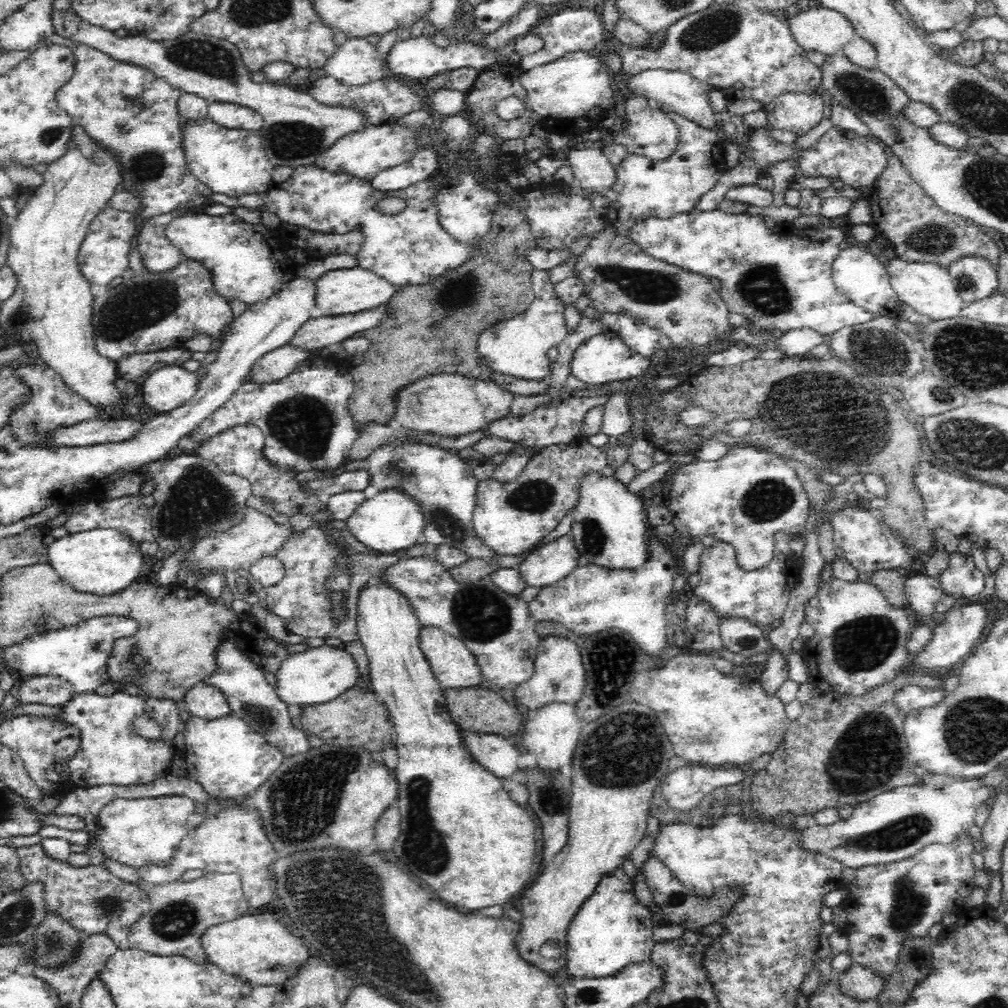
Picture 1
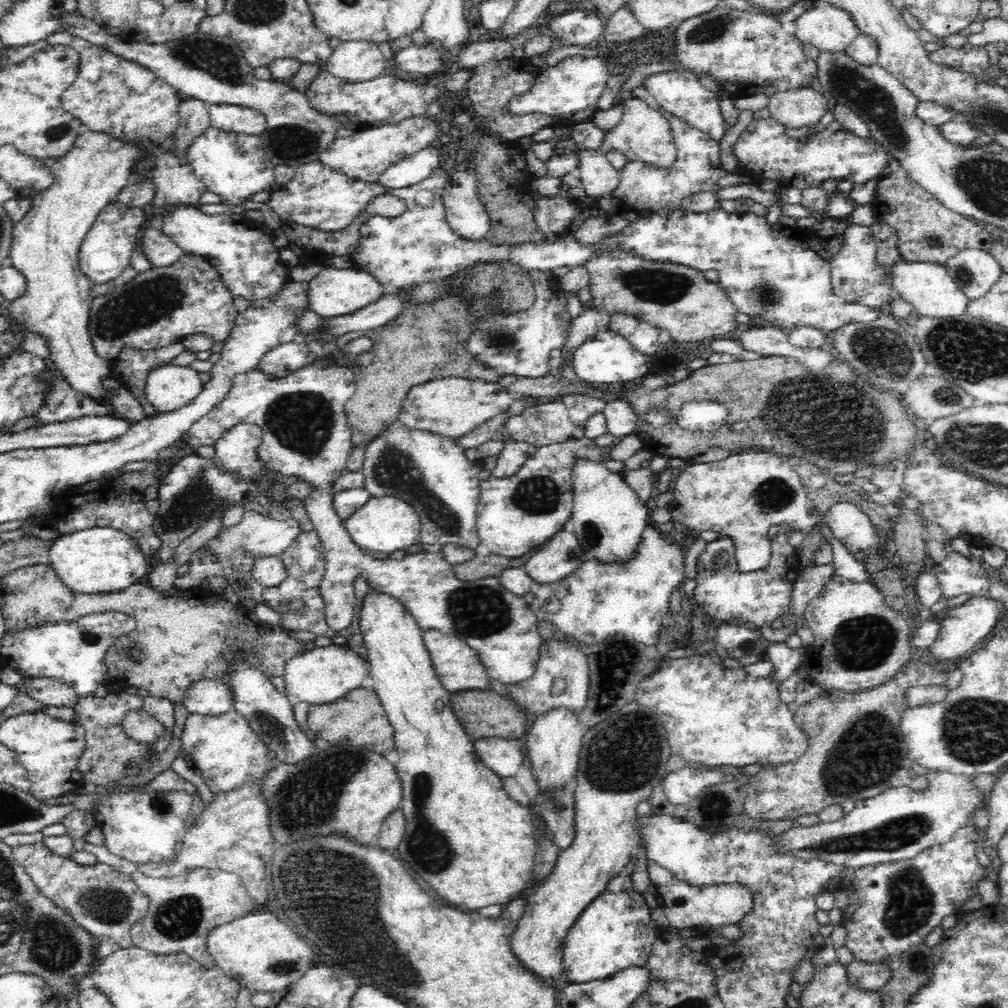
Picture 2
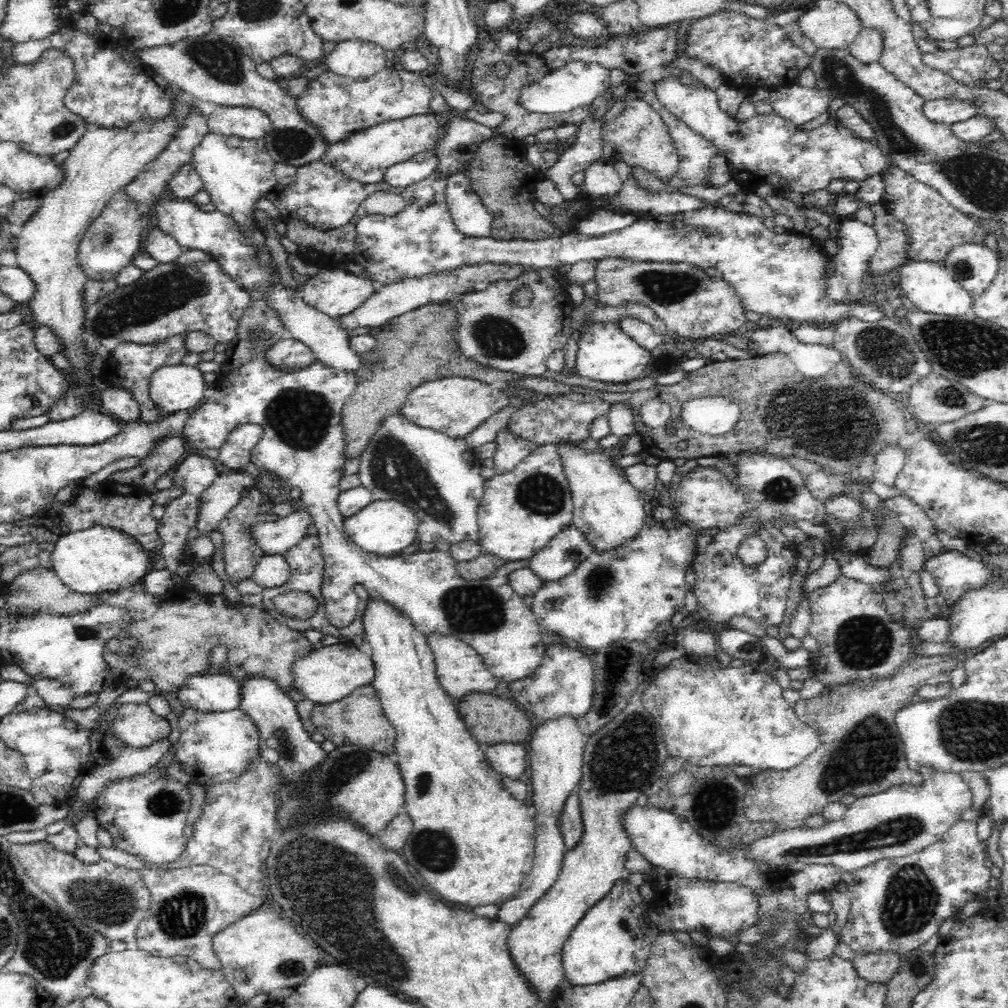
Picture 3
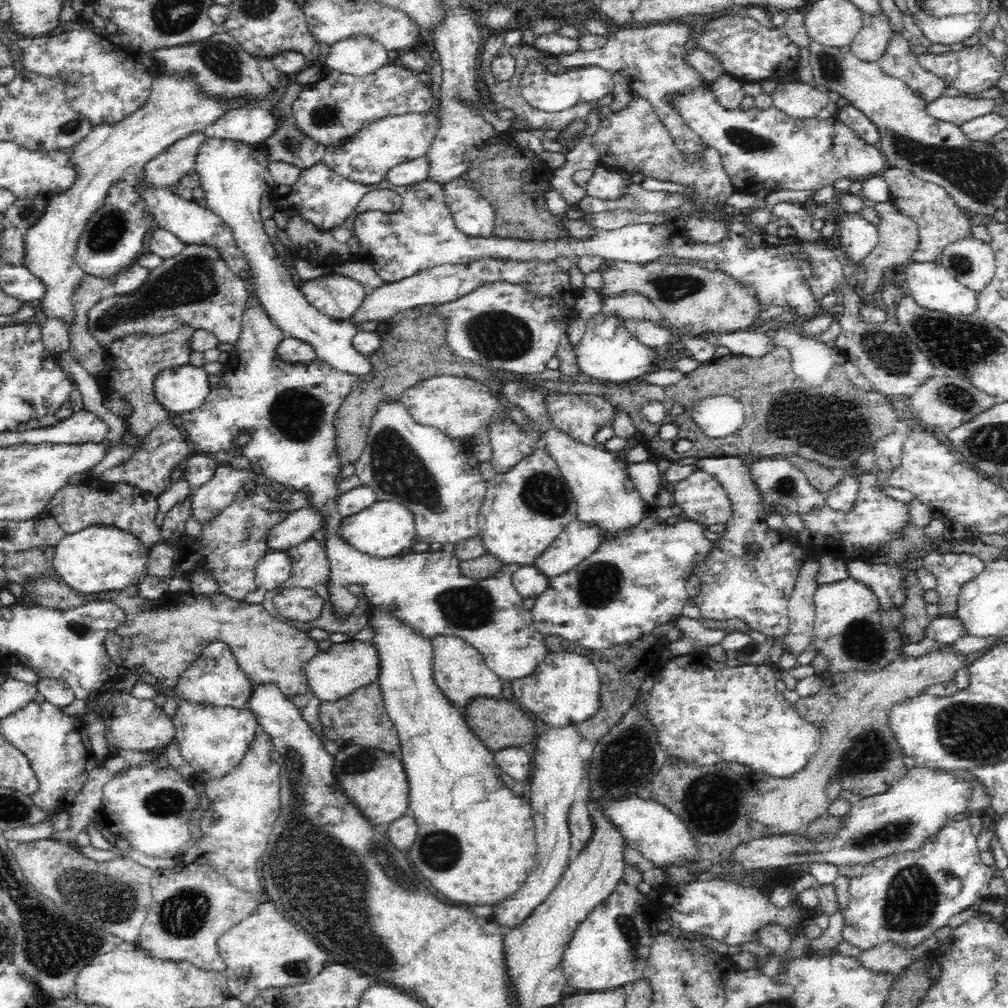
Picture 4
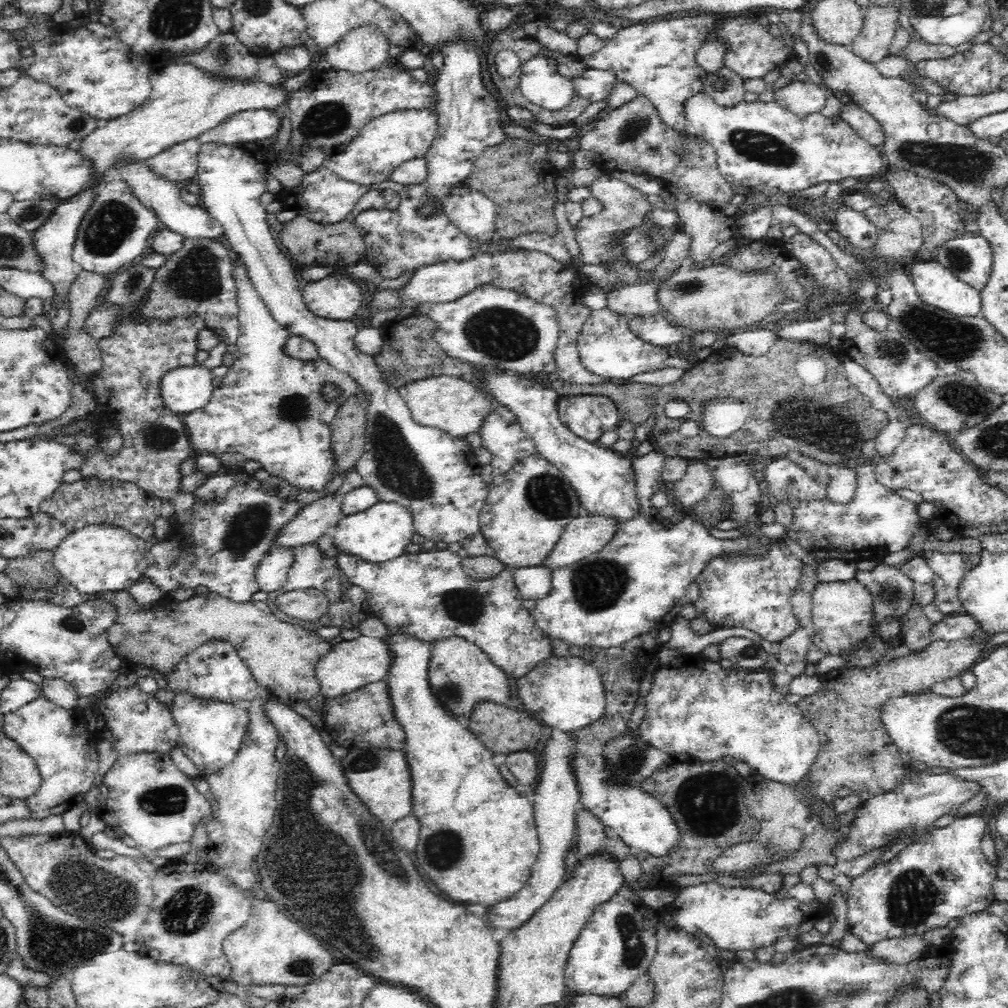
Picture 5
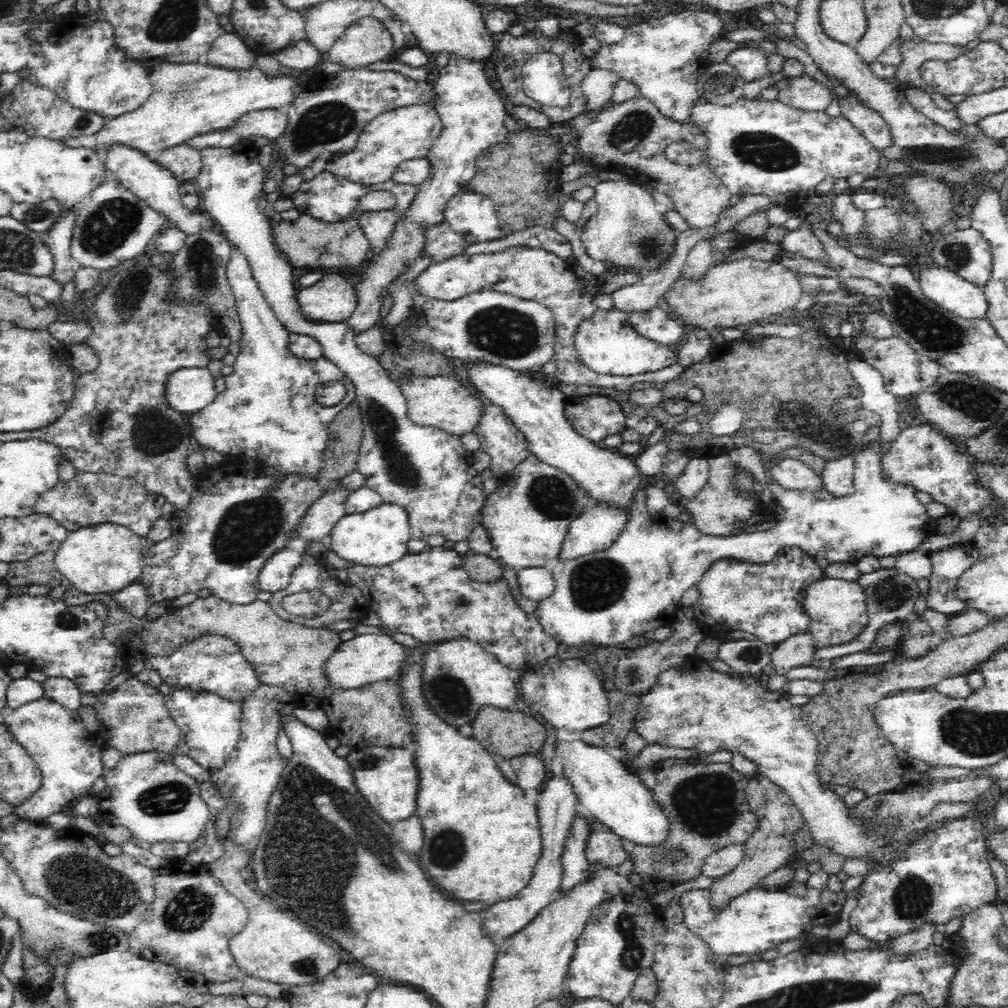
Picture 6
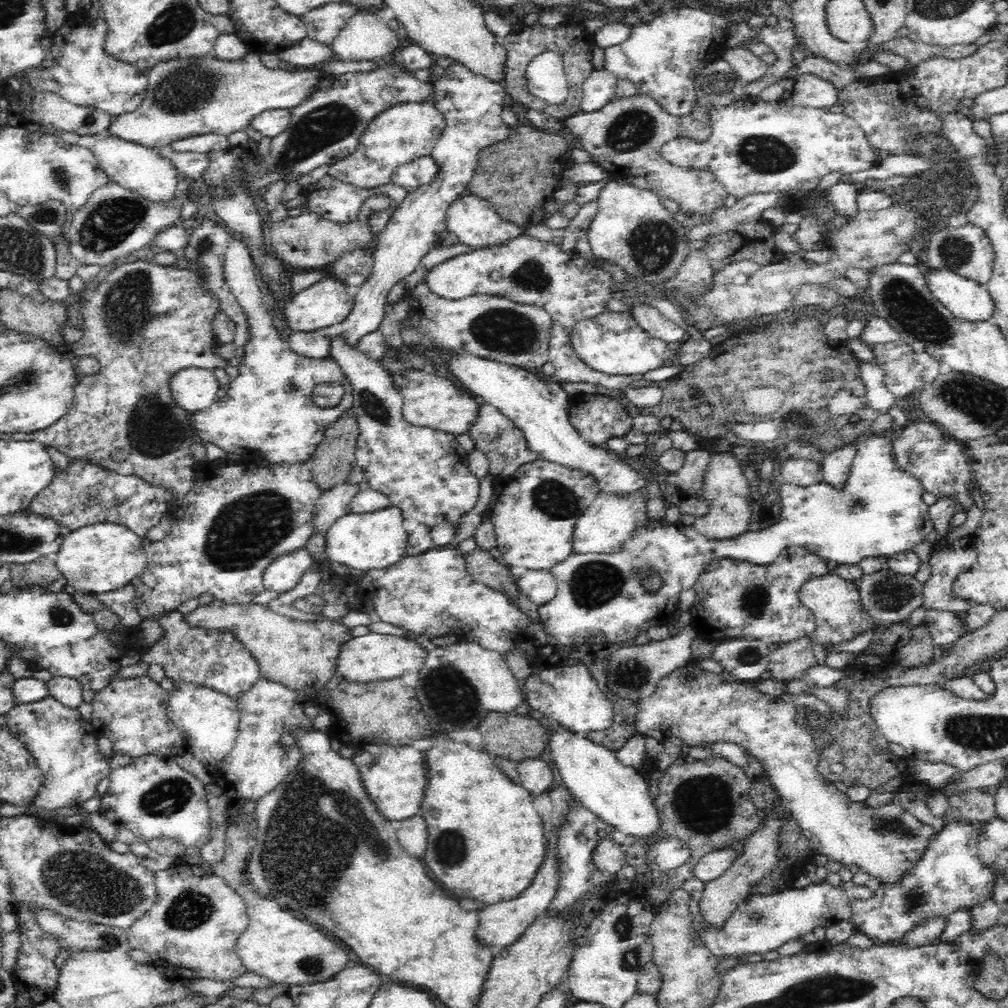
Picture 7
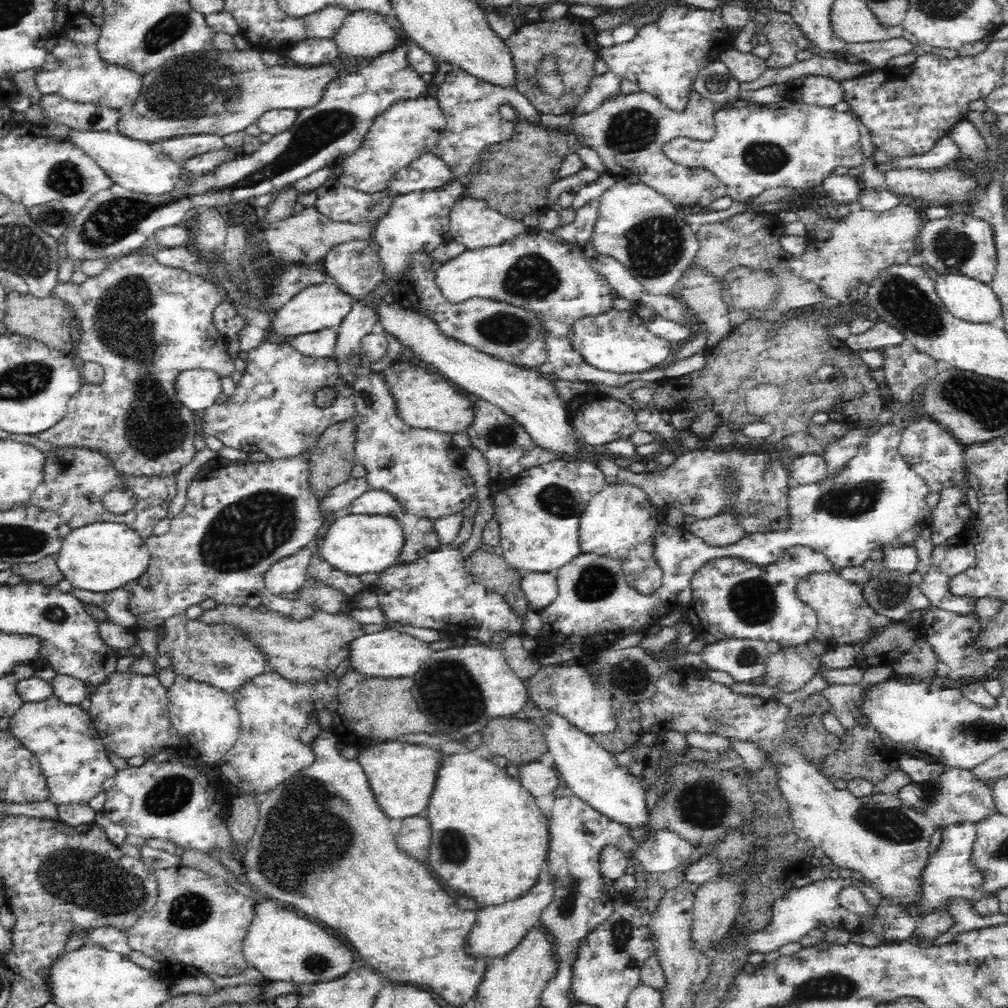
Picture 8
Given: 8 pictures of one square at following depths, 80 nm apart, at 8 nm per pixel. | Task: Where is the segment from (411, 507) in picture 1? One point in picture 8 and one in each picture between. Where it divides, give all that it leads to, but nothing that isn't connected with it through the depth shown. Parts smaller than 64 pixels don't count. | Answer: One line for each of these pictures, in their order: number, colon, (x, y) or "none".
2: (389, 524)
3: (385, 528)
4: (386, 529)
5: (380, 534)
6: (378, 537)
7: (374, 541)
8: (356, 544)

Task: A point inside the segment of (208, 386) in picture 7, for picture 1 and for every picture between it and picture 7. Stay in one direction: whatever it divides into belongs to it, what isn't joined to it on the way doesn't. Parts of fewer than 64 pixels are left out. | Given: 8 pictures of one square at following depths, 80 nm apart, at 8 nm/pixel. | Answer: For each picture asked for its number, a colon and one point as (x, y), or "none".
1: (167, 388)
2: (169, 388)
3: (174, 389)
4: (182, 389)
5: (184, 390)
6: (189, 390)

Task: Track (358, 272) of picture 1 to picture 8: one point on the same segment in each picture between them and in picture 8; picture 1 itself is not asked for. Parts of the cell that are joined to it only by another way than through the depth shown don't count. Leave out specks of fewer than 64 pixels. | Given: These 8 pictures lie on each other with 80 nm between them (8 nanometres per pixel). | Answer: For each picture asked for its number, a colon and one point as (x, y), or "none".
2: (333, 292)
3: (337, 293)
4: (338, 297)
5: (336, 298)
6: (332, 299)
7: (328, 302)
8: (319, 307)

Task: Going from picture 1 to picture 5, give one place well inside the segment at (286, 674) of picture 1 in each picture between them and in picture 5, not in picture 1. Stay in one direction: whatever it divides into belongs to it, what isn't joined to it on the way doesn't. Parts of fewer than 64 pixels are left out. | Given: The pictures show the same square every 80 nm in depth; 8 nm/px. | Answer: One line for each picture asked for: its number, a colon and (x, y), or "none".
2: (321, 675)
3: (330, 673)
4: (338, 671)
5: (351, 664)

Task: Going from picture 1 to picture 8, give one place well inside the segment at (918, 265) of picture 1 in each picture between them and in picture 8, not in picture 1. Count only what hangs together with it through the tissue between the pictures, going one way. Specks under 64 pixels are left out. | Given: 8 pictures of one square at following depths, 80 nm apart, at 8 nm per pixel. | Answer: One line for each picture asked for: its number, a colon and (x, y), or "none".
2: (928, 287)
3: (929, 285)
4: (933, 287)
5: (936, 285)
6: (958, 296)
7: (968, 300)
8: (966, 298)

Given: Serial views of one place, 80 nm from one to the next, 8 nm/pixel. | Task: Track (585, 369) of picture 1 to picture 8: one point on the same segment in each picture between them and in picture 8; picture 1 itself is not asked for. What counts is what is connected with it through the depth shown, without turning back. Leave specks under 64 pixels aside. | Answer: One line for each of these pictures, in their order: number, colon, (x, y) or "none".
2: (608, 359)
3: (605, 353)
4: (607, 352)
5: (607, 347)
6: (607, 343)
7: (614, 342)
8: (619, 341)

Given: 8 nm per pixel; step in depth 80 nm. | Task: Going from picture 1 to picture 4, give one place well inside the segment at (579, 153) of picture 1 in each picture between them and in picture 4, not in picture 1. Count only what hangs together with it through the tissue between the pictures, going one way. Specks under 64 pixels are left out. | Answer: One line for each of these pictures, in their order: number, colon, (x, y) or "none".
2: (599, 178)
3: (601, 180)
4: (607, 184)

